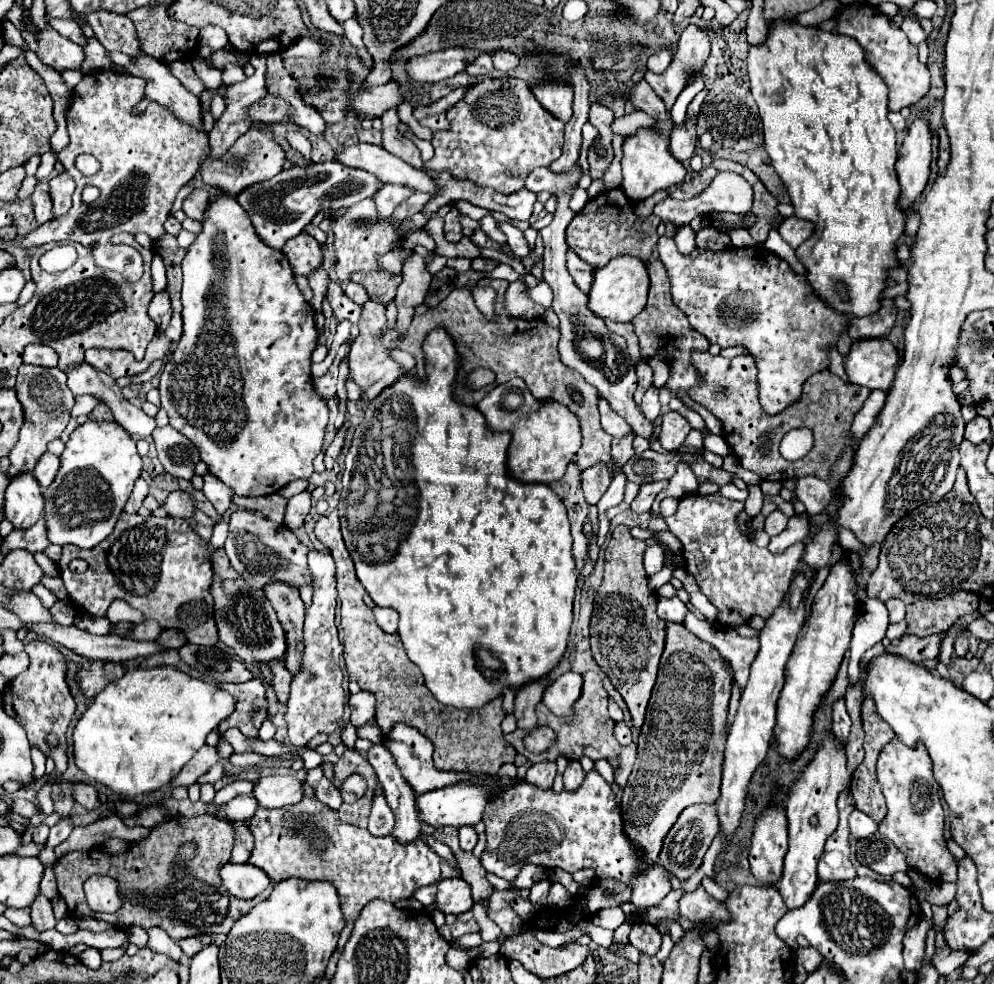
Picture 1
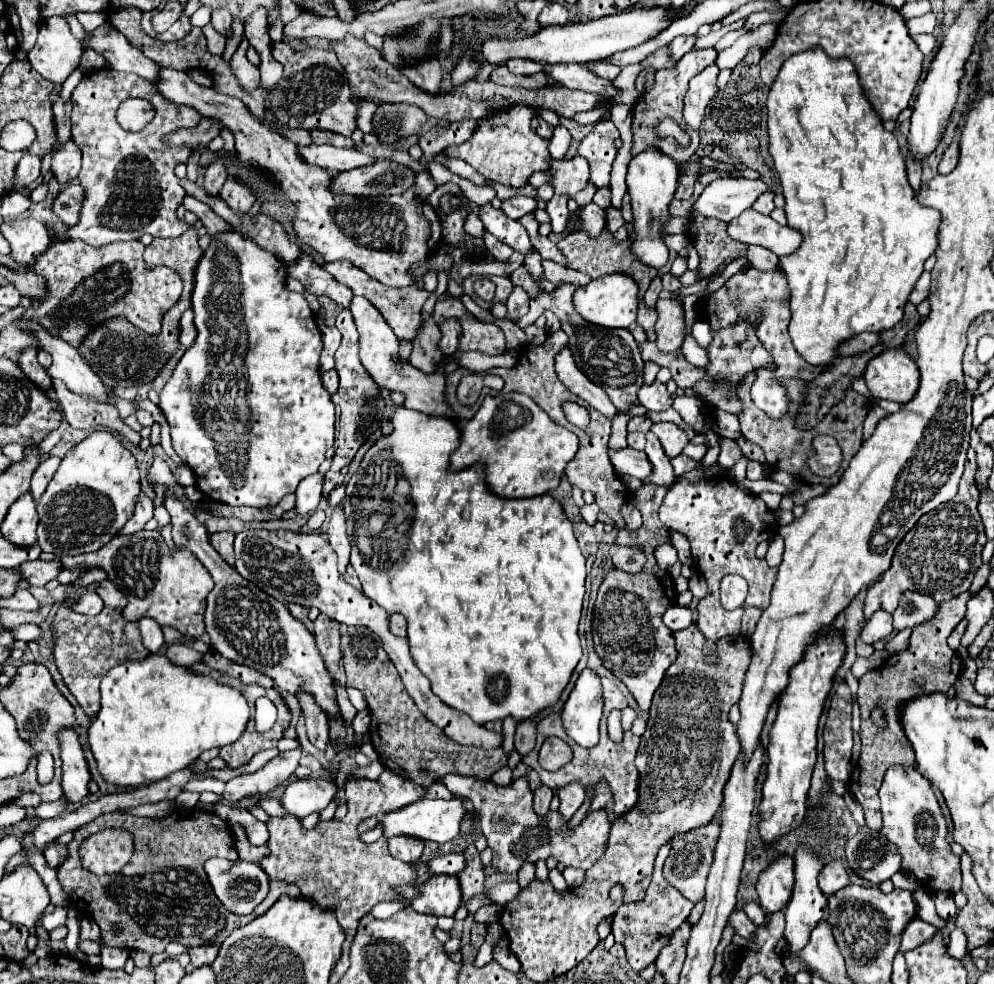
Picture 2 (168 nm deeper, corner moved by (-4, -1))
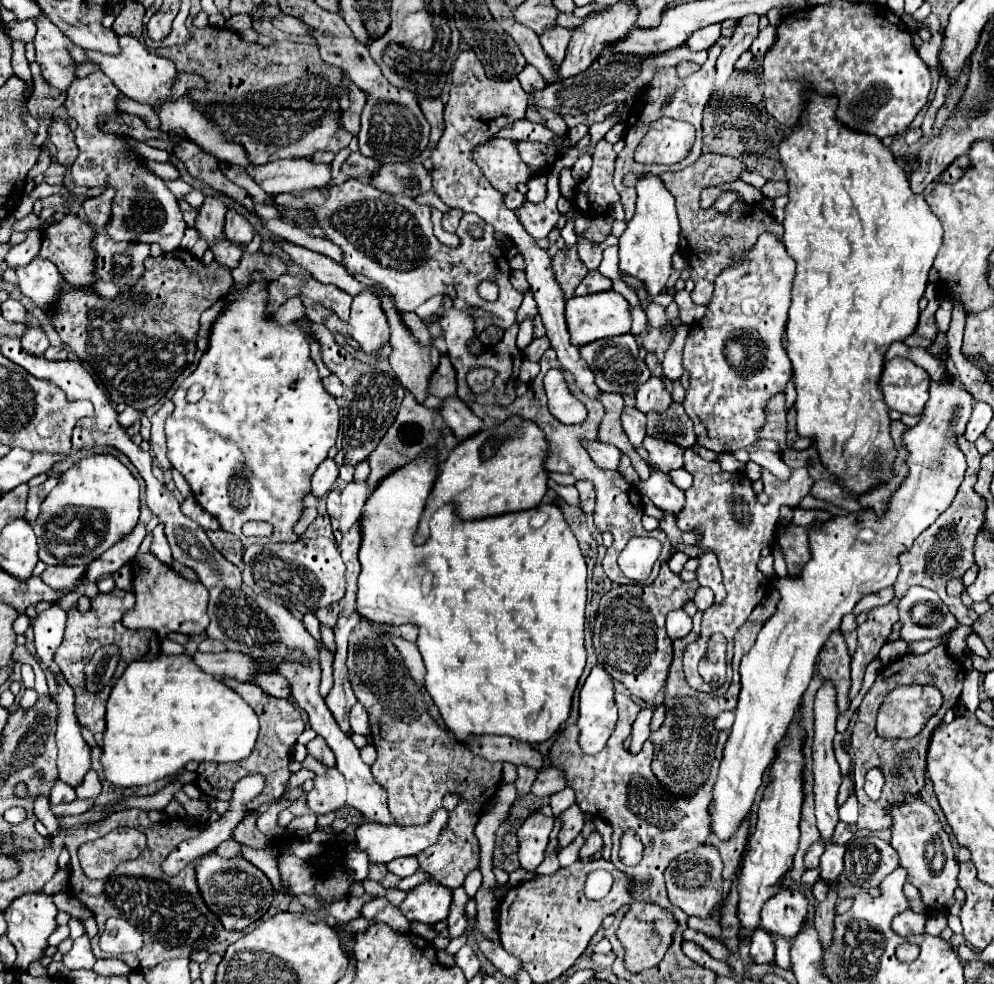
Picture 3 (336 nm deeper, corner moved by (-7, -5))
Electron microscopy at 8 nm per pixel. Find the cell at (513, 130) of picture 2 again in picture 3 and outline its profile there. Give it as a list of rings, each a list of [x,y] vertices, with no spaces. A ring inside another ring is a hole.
[[[490,139],[472,151],[472,159],[502,195],[514,191],[518,183],[528,183],[532,177],[532,167],[522,161],[518,141],[514,139]]]

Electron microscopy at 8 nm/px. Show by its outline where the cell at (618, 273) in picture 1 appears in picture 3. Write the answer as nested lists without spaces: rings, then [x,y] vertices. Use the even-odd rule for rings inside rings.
[[[614,289],[584,295],[584,297],[572,297],[566,301],[566,321],[568,321],[572,345],[578,345],[578,347],[586,345],[588,341],[624,335],[624,333],[630,333],[630,325],[632,325],[630,303]]]

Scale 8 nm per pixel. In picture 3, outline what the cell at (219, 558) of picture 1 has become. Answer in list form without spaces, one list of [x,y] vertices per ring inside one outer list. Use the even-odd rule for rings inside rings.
[[[208,531],[208,537],[212,545],[234,565],[240,565],[242,561],[242,543],[234,533],[228,531]]]

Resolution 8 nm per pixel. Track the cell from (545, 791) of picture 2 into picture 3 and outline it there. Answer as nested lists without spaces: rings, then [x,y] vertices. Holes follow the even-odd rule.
[[[540,811],[530,813],[530,817],[520,825],[520,829],[518,829],[518,839],[520,839],[518,859],[520,859],[520,867],[524,871],[534,873],[536,867],[542,863],[552,827],[554,827],[554,819],[542,815]]]

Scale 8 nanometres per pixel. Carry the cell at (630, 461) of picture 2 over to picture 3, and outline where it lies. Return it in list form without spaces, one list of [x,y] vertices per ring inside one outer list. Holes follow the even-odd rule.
[[[584,441],[584,447],[588,449],[592,461],[602,467],[602,469],[612,469],[616,471],[620,467],[620,449],[614,445],[606,445],[602,441]]]

